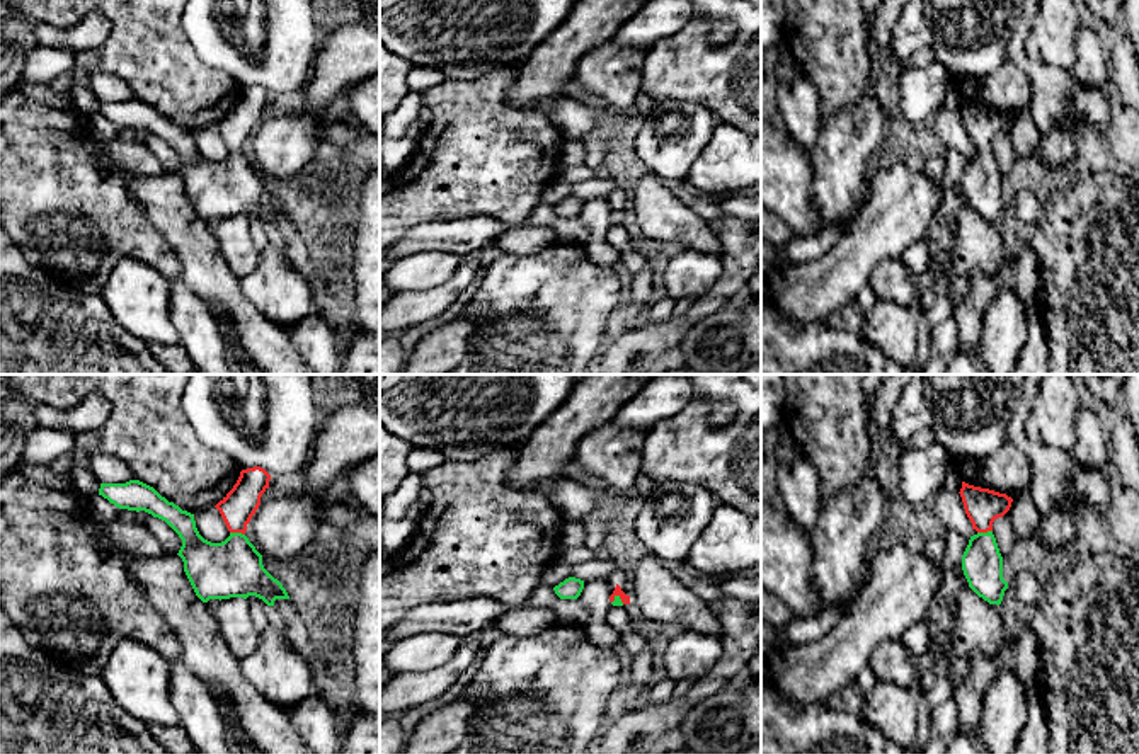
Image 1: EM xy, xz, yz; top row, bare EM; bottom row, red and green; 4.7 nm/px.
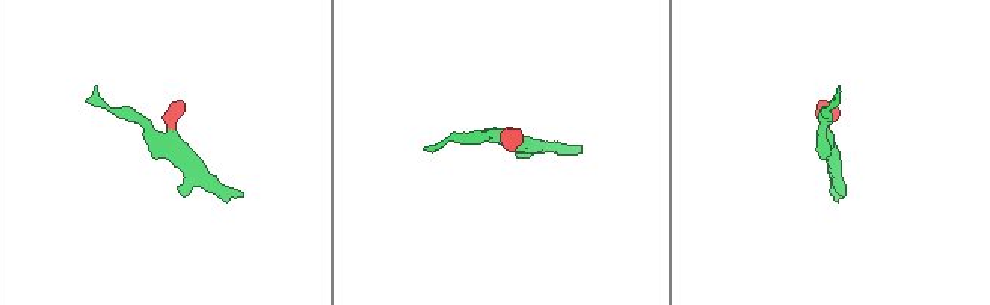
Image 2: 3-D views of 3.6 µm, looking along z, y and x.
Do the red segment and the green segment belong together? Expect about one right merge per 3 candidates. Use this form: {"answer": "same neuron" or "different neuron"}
{"answer": "same neuron"}

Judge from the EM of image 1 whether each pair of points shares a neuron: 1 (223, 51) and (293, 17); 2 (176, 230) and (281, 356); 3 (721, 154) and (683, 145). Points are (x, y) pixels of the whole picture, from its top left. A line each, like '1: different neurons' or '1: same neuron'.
1: same neuron
2: same neuron
3: different neurons

